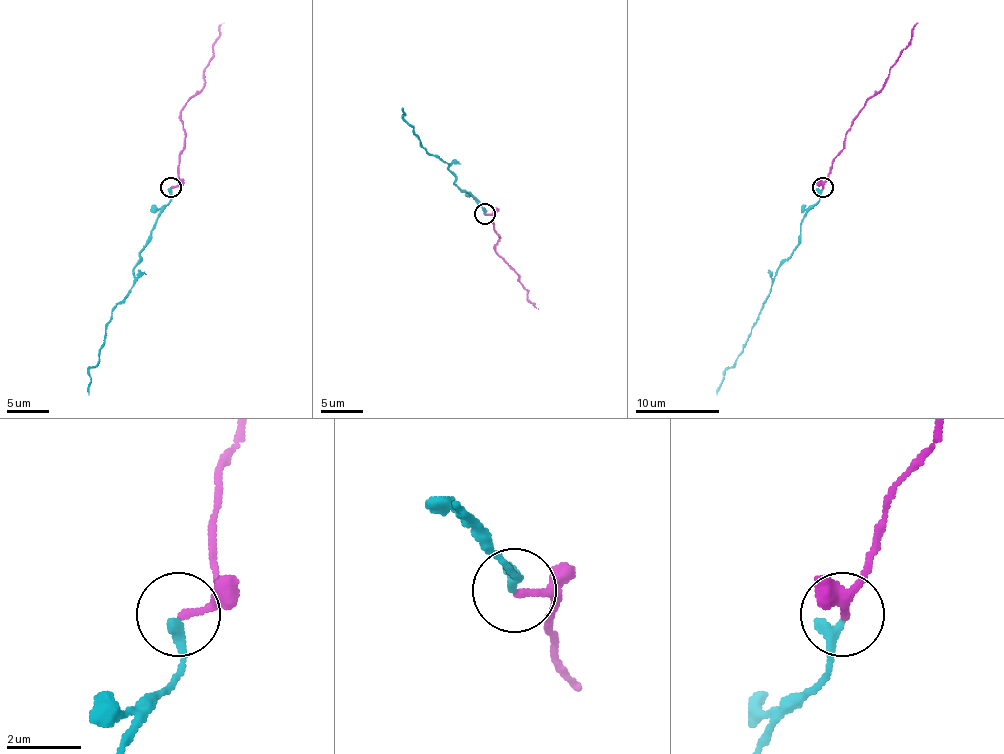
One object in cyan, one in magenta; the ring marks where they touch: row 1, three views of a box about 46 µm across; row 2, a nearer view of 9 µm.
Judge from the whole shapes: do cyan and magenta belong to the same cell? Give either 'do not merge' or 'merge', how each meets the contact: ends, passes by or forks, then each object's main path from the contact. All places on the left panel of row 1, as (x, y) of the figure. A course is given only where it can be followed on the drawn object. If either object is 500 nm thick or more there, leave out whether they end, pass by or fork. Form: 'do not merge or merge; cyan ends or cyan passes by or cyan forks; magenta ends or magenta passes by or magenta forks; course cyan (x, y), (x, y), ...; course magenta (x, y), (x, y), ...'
merge; cyan ends; magenta ends; course cyan (170, 189), (172, 201), (155, 220), (134, 268), (134, 285), (111, 312), (98, 363), (88, 371), (88, 394); course magenta (170, 186), (178, 182), (178, 155), (184, 147), (180, 111), (203, 86), (205, 67), (224, 23)

